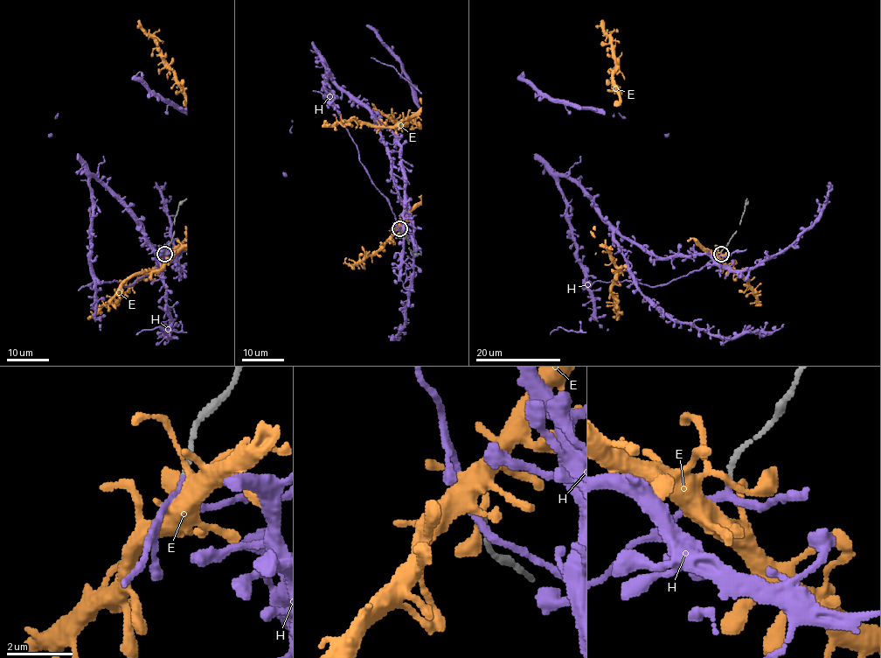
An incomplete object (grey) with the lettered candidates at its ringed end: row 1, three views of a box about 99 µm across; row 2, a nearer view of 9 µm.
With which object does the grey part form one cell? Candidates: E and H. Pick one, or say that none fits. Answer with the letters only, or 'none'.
H

